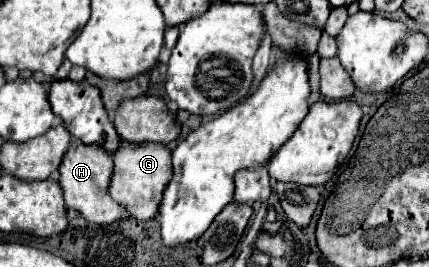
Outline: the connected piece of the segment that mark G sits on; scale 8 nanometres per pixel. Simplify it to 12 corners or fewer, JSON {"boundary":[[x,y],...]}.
{"boundary":[[121,142],[109,194],[137,220],[157,214],[169,182],[163,144]]}

